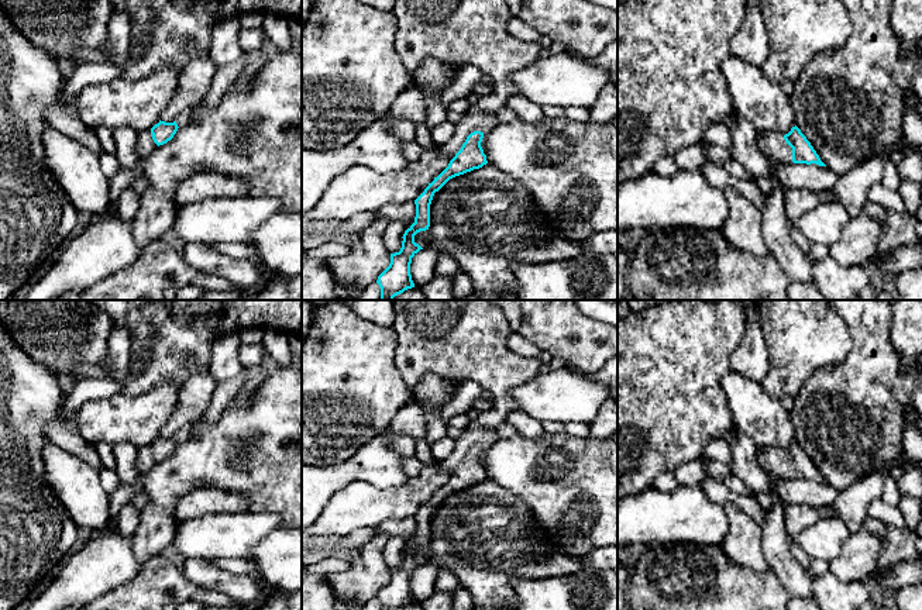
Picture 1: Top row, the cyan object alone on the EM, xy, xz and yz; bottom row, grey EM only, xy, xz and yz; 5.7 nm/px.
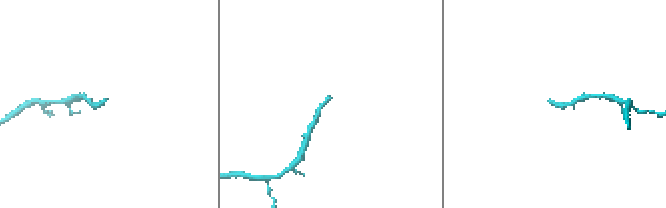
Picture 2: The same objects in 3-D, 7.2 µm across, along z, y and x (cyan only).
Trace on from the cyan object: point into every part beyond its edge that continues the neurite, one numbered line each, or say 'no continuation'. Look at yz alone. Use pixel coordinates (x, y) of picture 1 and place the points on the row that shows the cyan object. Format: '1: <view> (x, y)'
1: yz (773, 145)

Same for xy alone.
1: xy (145, 145)

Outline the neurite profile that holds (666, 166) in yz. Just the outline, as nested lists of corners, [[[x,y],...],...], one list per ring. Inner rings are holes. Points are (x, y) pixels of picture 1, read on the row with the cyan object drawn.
[[[661,158],[656,162],[653,172],[671,178],[680,172],[680,168],[677,166],[674,158]]]

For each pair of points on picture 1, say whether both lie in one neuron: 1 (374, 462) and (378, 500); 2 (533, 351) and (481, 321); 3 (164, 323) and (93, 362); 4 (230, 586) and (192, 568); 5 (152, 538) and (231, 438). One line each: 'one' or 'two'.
1: two
2: two
3: two
4: one
5: one

